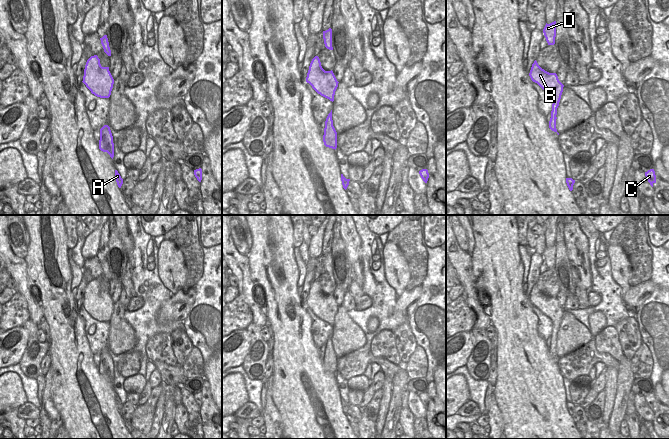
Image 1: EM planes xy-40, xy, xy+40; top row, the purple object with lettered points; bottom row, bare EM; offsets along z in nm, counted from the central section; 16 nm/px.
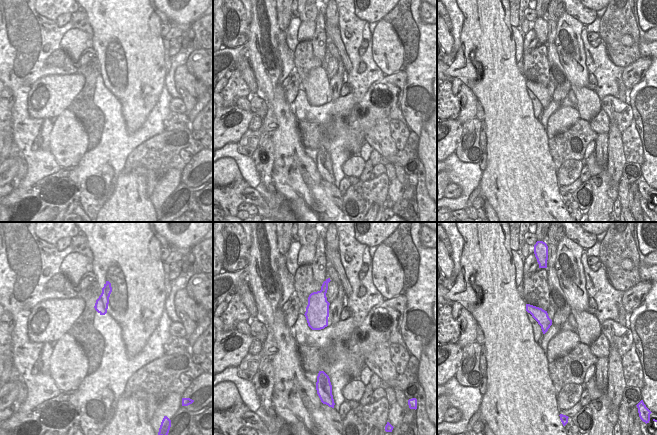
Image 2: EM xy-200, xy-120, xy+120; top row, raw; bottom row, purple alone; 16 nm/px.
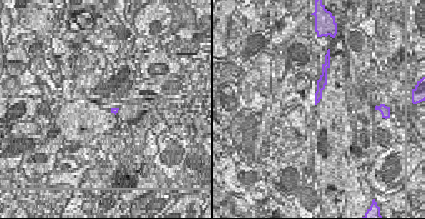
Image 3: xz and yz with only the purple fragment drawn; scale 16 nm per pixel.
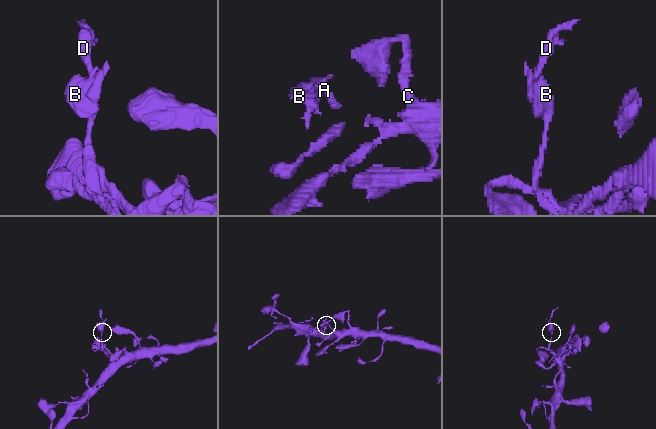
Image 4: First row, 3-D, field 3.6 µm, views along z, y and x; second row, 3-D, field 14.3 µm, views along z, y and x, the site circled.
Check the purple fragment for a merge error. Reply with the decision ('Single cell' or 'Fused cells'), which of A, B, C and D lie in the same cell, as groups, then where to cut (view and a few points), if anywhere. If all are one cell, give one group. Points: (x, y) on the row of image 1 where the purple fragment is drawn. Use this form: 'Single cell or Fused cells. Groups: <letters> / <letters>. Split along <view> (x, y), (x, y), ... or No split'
Fused cells. Groups: A C / B D. Split along xy+40 (555, 119), (550, 121).

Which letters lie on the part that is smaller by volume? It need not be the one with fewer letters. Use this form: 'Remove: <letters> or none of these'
Remove: B, D

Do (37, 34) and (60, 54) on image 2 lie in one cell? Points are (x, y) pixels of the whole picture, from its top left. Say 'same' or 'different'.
different

